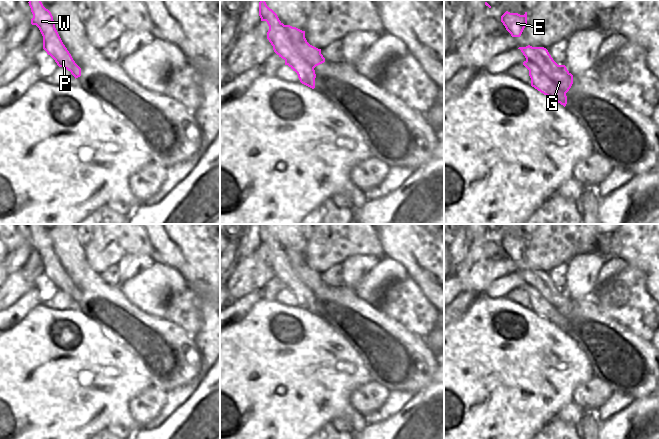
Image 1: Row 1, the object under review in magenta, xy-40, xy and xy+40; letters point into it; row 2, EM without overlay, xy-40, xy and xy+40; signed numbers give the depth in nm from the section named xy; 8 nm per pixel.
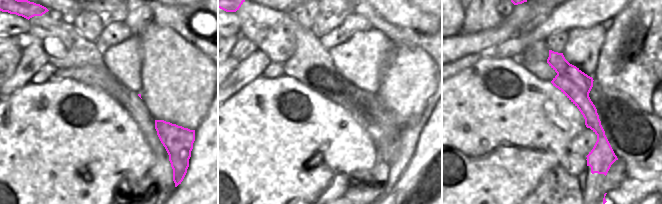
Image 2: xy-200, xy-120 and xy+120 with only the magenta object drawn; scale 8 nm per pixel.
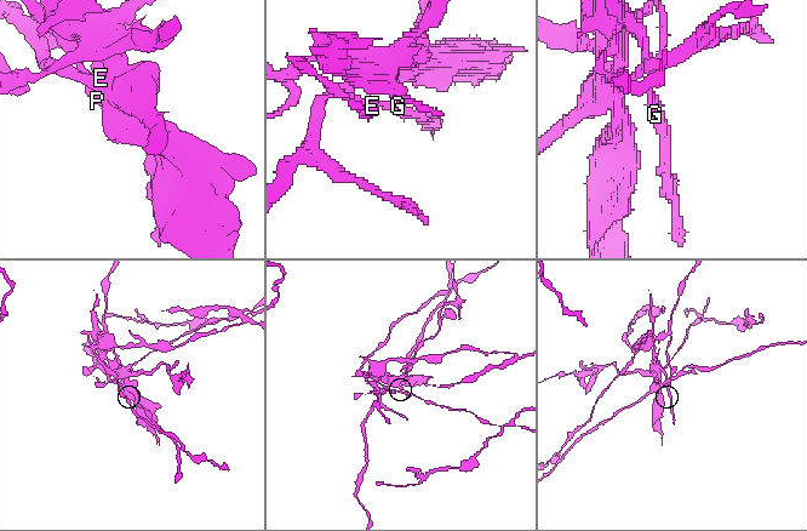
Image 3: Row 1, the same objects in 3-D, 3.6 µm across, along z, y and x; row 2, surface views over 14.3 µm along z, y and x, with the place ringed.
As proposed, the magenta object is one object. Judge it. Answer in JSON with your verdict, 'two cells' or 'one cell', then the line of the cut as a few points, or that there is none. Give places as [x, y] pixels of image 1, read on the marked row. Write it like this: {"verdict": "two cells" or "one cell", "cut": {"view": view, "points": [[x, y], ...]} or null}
{"verdict": "two cells", "cut": {"view": "xy", "points": [[284, 25], [294, 49], [304, 60], [299, 66], [298, 74]]}}

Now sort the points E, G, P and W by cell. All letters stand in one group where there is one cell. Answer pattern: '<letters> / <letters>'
E G / P W

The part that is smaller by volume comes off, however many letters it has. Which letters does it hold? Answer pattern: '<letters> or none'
E, G

